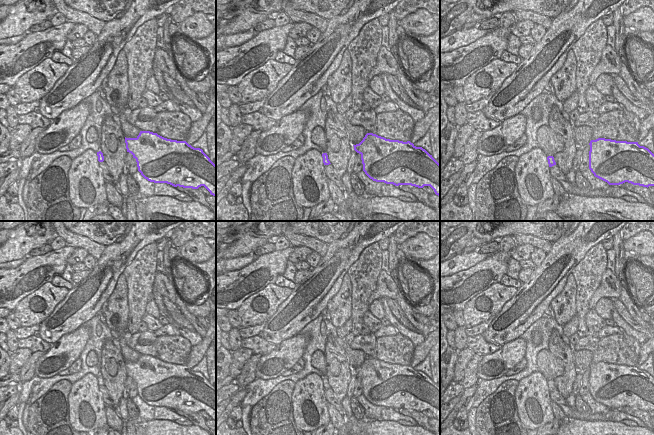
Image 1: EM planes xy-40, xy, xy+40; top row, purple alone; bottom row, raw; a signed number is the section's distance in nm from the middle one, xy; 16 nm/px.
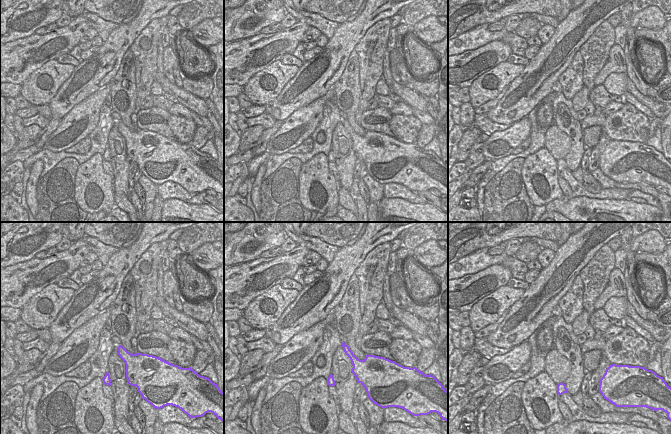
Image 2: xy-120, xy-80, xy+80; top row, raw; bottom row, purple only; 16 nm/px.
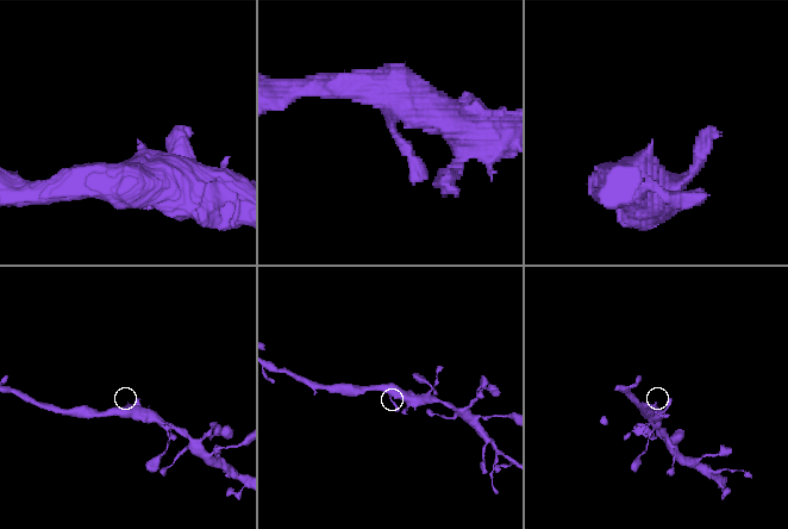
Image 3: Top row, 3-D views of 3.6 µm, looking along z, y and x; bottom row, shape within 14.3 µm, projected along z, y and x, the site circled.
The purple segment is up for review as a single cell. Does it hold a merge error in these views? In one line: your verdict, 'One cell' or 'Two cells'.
One cell.

